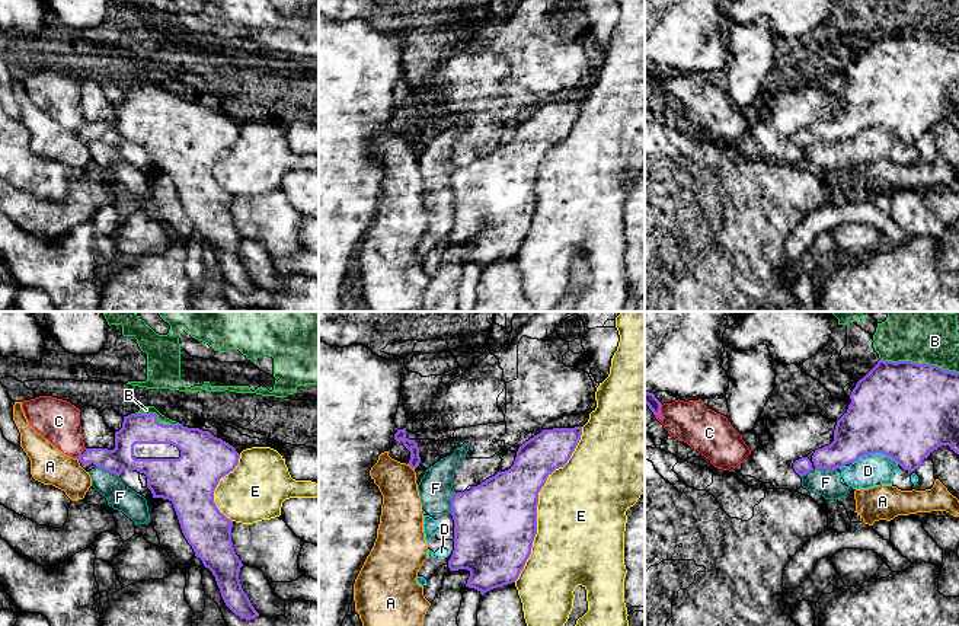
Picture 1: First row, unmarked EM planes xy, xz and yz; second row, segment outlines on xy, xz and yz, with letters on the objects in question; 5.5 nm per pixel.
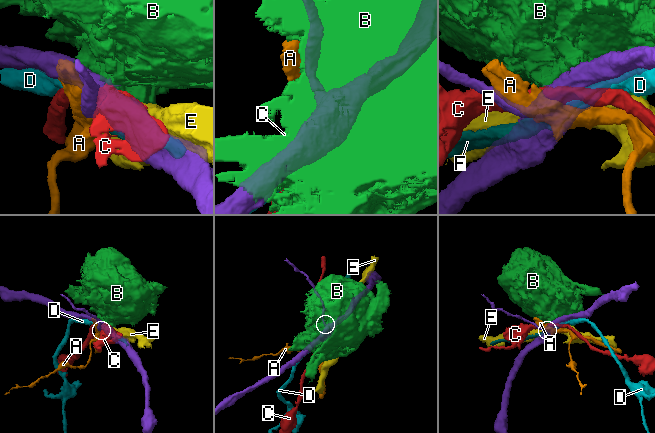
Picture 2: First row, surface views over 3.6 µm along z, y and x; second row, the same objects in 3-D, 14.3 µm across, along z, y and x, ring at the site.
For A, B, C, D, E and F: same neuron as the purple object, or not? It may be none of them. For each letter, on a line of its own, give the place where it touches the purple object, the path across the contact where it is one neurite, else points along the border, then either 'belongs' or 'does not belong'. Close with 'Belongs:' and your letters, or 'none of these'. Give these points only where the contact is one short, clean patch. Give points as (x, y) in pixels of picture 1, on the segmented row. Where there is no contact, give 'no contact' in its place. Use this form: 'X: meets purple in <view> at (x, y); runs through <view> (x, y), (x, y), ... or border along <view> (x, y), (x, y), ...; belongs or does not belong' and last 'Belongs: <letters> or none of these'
A: meets purple in xz at (411, 466); does not belong
B: meets purple in yz at (920, 364); does not belong
C: meets purple in yz at (659, 412); does not belong
D: meets purple in yz at (875, 452); does not belong
E: meets purple in xz at (537, 502); does not belong
F: meets purple in xy at (108, 470); border along xy (96, 466), (118, 476); does not belong
Belongs: none of these

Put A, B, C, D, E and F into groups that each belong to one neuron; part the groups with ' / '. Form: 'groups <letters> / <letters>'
groups A / B / C / D F / E

